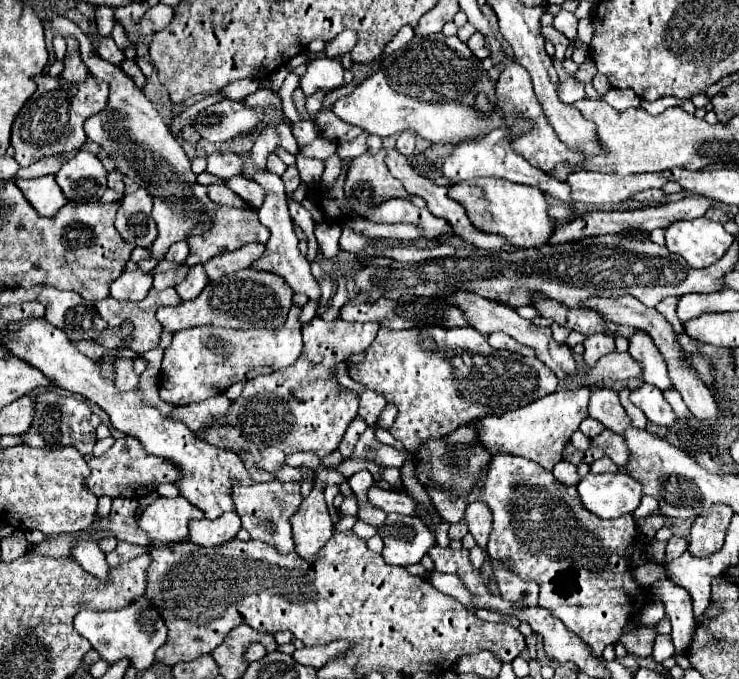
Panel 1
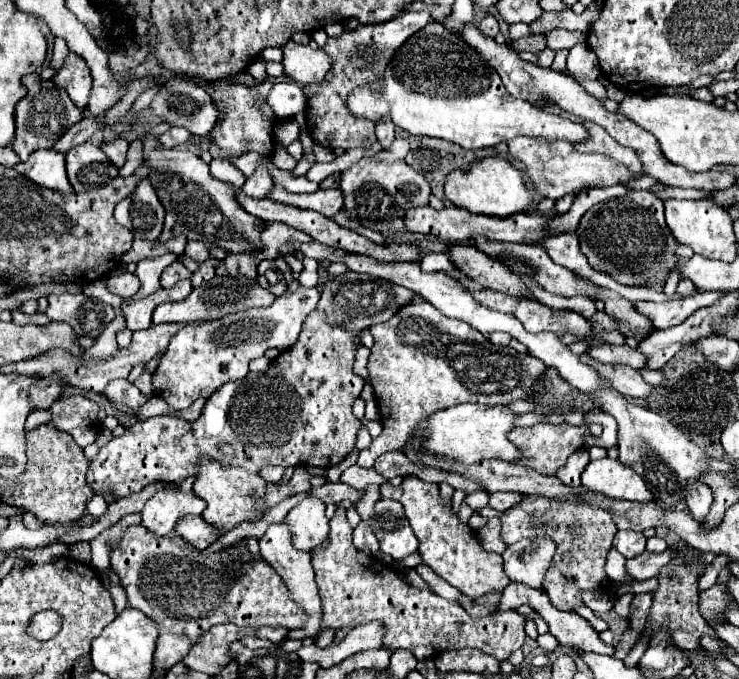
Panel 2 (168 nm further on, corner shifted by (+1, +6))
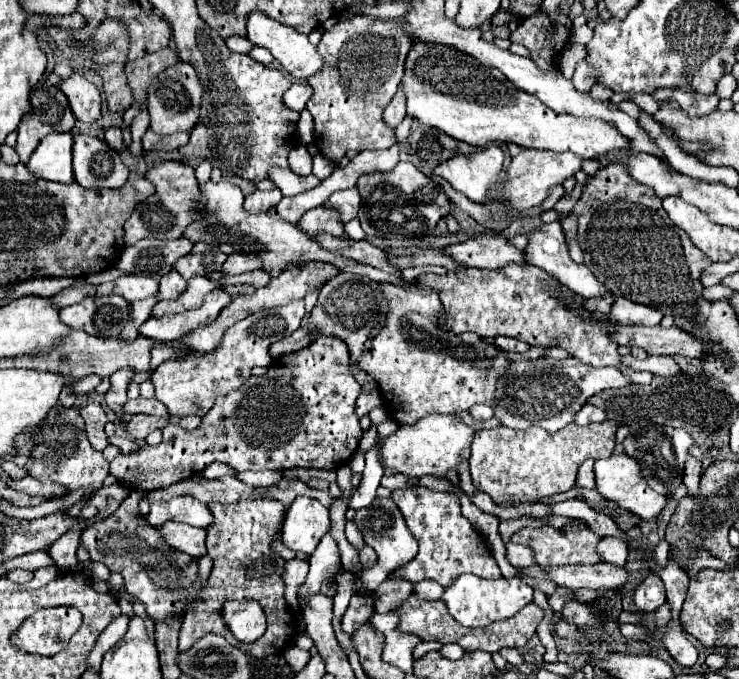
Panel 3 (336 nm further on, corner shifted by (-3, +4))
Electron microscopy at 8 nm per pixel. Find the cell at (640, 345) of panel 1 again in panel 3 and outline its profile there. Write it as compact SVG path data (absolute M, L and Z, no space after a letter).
M550 222L550 224L542 224L540 228L532 230L528 234L528 244L526 244L526 258L530 258L530 262L542 270L546 270L548 274L556 276L564 286L568 286L574 294L582 296L582 298L596 298L596 296L602 296L606 294L606 288L604 284L600 284L594 274L590 272L588 266L584 264L576 264L570 254L568 254L568 248L566 248L566 242L564 242L564 234L562 234L562 226L560 222Z

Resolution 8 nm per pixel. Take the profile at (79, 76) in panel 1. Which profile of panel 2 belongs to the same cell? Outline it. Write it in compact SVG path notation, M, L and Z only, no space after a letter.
M70 52L66 56L64 66L54 76L54 82L60 84L68 92L68 96L72 98L76 106L86 108L90 86L92 86L92 74L86 62L78 54Z

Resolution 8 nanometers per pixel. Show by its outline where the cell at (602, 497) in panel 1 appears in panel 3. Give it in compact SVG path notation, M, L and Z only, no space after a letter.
M626 454L620 456L610 456L606 460L596 460L594 464L594 472L596 472L596 490L606 498L612 500L616 504L620 504L624 510L630 510L632 514L636 514L642 520L650 520L656 518L660 514L660 510L666 504L666 498L658 492L654 492L648 482L642 478L642 472L638 468L638 462Z

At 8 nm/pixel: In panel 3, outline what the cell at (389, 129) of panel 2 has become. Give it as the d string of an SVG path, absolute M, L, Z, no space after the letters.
M402 84L398 86L398 92L394 94L392 102L388 104L386 108L386 114L384 114L384 120L388 126L398 126L406 116L406 96L404 96L404 90L402 90Z

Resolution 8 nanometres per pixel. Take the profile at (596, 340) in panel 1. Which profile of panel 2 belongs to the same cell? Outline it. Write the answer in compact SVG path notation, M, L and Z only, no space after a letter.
M602 344L602 346L592 346L588 350L588 356L592 360L598 360L602 364L614 364L614 366L630 366L630 368L636 368L640 370L644 366L644 356L640 352L636 352L634 348L622 344L622 346L616 346L616 344Z

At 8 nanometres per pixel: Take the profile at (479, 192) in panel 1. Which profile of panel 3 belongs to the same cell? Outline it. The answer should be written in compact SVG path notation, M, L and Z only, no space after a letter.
M488 146L474 154L458 154L434 168L436 176L442 176L454 190L468 196L472 202L484 204L496 190L496 176L500 176L504 152L500 146Z

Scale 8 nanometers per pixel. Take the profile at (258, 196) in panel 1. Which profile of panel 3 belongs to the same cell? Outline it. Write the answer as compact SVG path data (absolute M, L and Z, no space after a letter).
M348 188L348 190L342 190L342 192L334 192L328 202L328 206L336 206L336 210L340 212L340 220L346 224L350 222L352 218L356 218L358 210L360 210L360 194L358 194L358 188Z

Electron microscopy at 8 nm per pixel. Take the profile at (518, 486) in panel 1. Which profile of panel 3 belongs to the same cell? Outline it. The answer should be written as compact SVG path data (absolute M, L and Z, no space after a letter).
M572 524L564 526L562 530L556 528L522 528L512 536L514 544L524 544L532 548L534 560L542 568L556 568L566 564L598 564L600 556L596 554L596 544L602 538L590 530L588 524Z

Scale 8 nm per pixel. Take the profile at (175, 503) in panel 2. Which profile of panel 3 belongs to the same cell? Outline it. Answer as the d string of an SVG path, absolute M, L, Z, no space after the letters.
M182 496L182 498L152 502L150 514L146 516L146 520L150 526L156 526L156 528L160 528L168 520L184 522L198 528L208 528L212 522L212 512L208 510L206 504L198 502L196 498Z

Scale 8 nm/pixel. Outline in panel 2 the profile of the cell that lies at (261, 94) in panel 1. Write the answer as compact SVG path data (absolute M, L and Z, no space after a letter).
M278 82L266 96L266 104L274 110L276 118L292 118L296 112L306 108L306 98L304 92L300 90L298 84L290 82Z

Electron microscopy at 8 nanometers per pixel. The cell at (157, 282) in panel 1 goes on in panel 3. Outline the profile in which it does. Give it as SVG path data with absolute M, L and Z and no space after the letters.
M176 270L160 278L160 290L156 294L158 300L176 300L186 290L186 280L180 278Z

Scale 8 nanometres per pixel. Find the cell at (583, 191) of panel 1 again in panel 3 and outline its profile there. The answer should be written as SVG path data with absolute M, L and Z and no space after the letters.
M524 148L516 158L512 158L508 170L506 170L506 182L500 184L500 202L508 208L514 210L524 210L524 208L532 208L532 206L540 206L544 202L544 198L548 196L548 190L556 184L562 184L566 178L574 176L580 170L582 158L578 158L576 154L554 154L548 150L528 150Z

